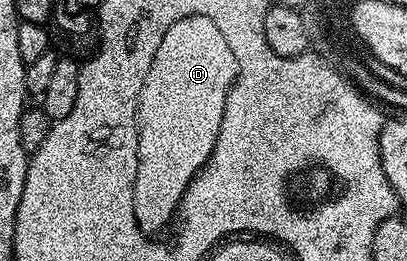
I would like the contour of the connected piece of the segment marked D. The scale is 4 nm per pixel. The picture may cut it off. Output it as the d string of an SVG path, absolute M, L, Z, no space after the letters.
M186 17L173 23L173 27L165 31L165 39L161 39L161 47L157 47L157 55L149 67L149 75L145 75L139 106L135 112L139 126L135 172L135 222L139 224L142 233L159 235L166 225L168 228L172 224L179 201L185 195L189 183L211 157L225 111L227 92L235 82L238 70L233 51L229 51L229 43L225 43L225 35L217 31L217 23L213 23L213 19Z

